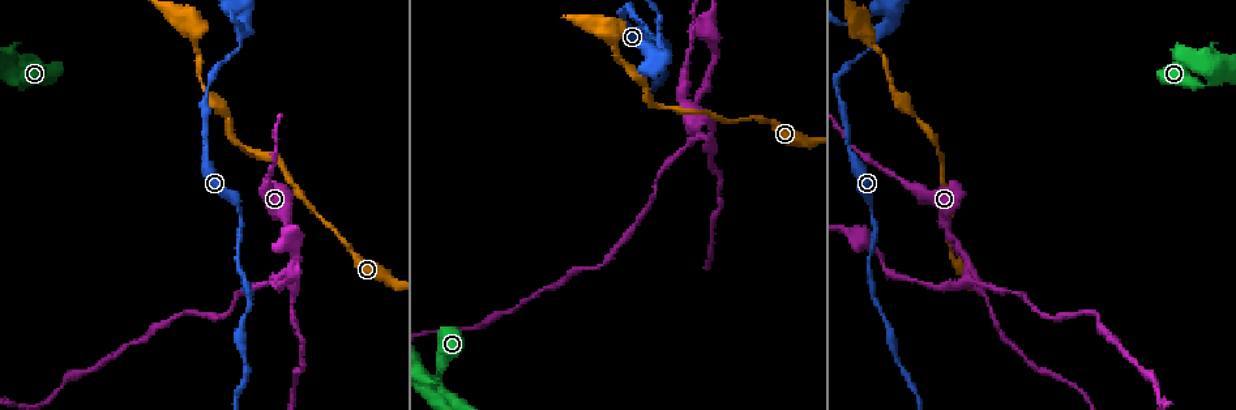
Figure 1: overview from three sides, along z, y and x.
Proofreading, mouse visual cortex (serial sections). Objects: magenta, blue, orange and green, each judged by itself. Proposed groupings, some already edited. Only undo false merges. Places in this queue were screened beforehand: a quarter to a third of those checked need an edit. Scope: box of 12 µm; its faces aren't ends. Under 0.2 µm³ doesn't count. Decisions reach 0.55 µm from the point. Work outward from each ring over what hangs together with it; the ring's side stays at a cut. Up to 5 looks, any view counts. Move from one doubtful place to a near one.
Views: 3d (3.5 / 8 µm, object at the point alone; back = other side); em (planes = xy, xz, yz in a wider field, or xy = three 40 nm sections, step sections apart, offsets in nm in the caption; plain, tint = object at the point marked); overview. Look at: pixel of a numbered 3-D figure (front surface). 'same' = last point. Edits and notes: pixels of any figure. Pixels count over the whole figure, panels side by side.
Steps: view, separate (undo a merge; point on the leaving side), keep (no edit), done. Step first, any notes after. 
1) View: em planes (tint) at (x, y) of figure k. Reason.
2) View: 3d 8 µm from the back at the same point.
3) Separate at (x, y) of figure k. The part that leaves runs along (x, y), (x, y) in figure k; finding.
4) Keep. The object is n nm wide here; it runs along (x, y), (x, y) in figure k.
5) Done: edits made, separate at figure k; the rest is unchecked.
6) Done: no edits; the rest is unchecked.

View: 3d 8 µm at (878, 31) of figure 1. Abrupt turn.

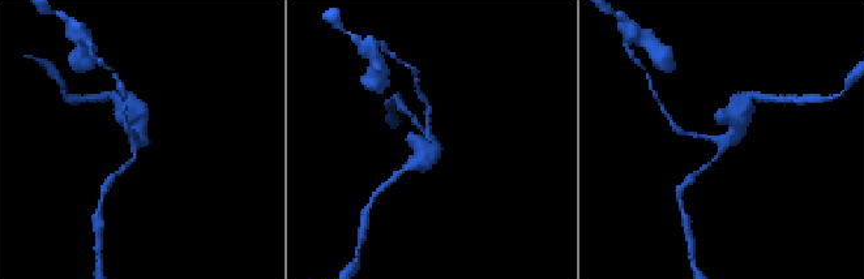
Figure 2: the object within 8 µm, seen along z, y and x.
View: em xy step 2 (tint) at (136, 145) of figure 2. 3 arms meet here; the arms are 150, 200, 450 nm wide.

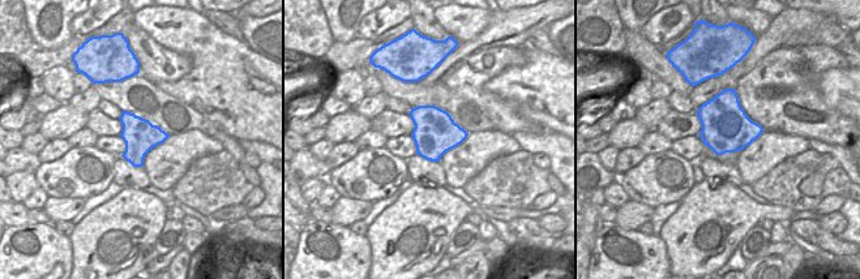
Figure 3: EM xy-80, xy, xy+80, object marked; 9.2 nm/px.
Keep. It runs along (701, 171), (736, 129), (728, 116) in figure 2; continuous, no second cell.

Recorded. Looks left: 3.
View: 3d 3.5 µm at (696, 140) of figure 1. Three-way junction.

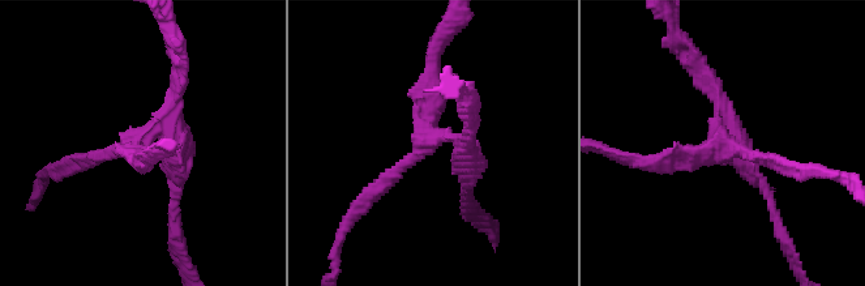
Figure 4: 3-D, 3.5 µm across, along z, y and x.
View: em xy step 5 (tint) at (428, 143) of figure 4. 3 arms meet here; the arms are 150, 200, 250 nm wide; shape alone is not enough.

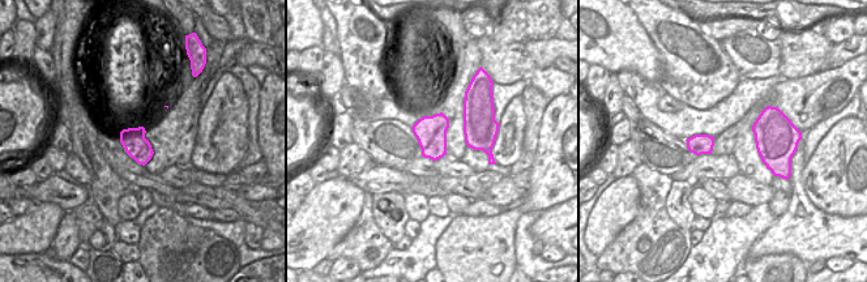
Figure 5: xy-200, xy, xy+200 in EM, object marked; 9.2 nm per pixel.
Separate at (702, 157) of figure 4. The part that leaves runs along (718, 116), (705, 157), (634, 161) in figure 4; two cells meet here.

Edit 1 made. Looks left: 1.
Done: edits made, separate at figure 4; the rest is unchecked.

